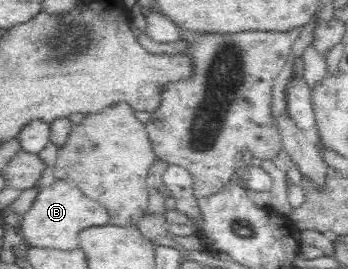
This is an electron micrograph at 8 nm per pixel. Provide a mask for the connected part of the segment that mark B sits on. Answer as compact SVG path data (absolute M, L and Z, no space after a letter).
M56 178L52 185L41 188L17 228L28 246L72 251L78 248L80 231L106 225L108 220L107 209L101 203L80 193L70 182Z

